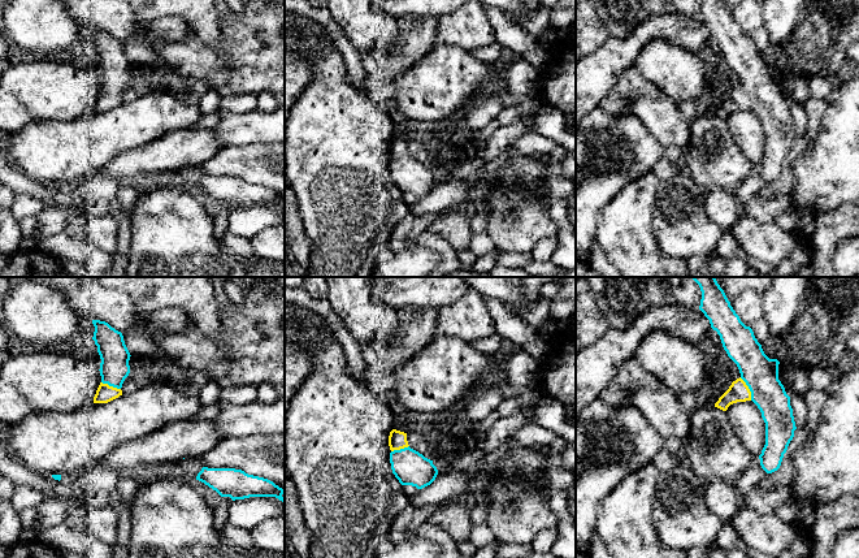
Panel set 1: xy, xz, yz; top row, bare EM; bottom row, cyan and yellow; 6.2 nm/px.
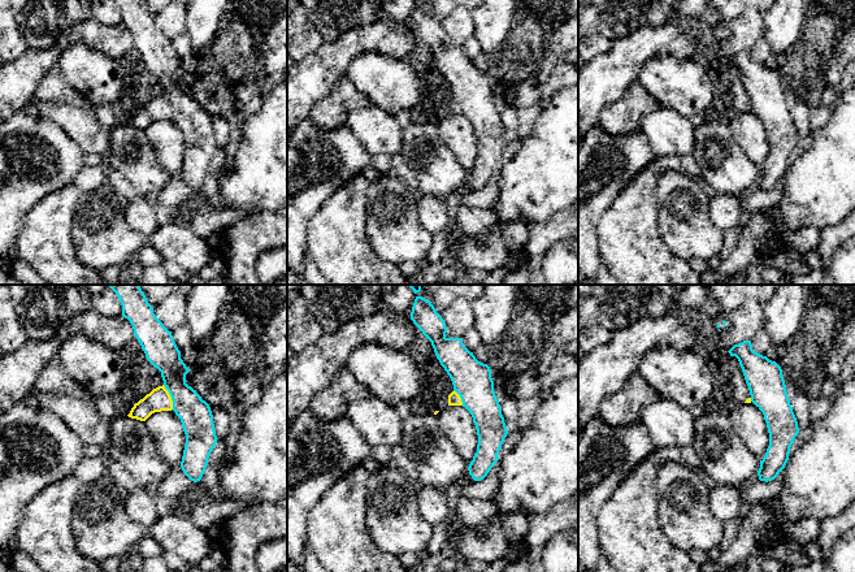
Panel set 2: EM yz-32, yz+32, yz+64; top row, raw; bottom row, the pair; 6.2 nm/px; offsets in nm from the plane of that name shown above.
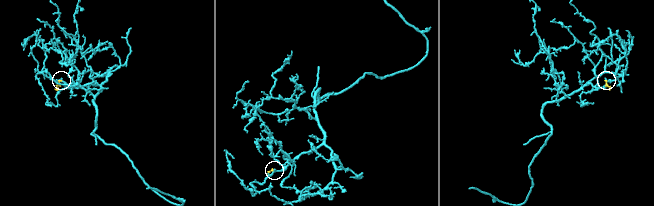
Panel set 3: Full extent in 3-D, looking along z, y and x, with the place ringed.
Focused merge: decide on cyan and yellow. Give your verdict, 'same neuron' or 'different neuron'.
same neuron

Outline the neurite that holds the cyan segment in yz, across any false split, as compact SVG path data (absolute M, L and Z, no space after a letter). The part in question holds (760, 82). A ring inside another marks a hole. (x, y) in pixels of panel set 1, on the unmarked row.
M702 0L699 18L720 44L724 59L741 82L715 116L726 120L730 113L746 109L758 114L765 131L760 174L772 182L780 177L797 138L790 105L778 88L780 70L764 62L752 38L741 30L724 0Z

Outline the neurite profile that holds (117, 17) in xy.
M60 0L81 27L108 31L118 40L136 36L136 17L123 0Z

